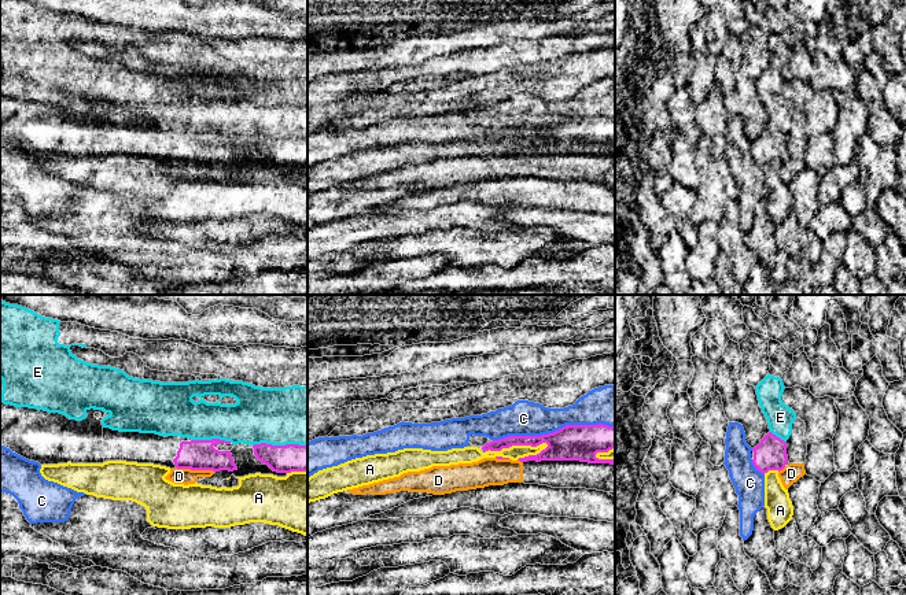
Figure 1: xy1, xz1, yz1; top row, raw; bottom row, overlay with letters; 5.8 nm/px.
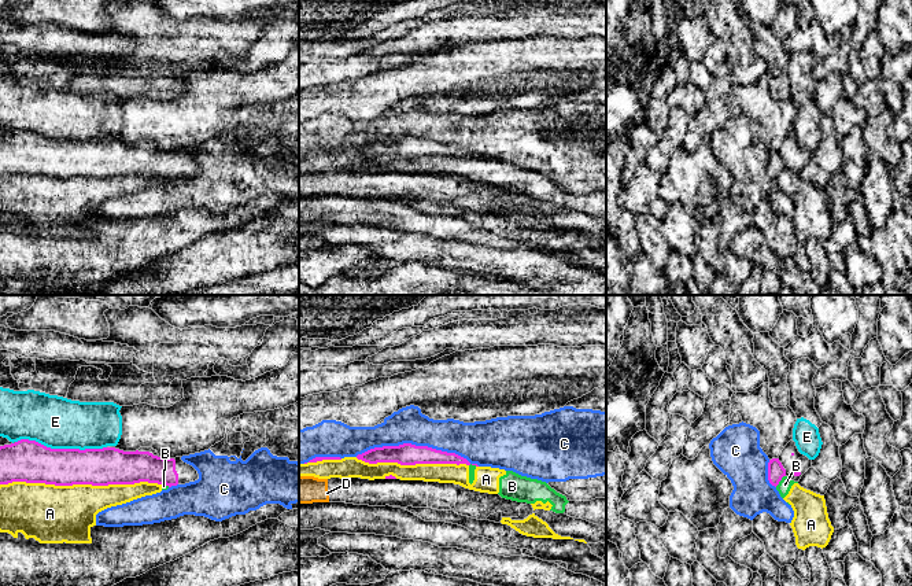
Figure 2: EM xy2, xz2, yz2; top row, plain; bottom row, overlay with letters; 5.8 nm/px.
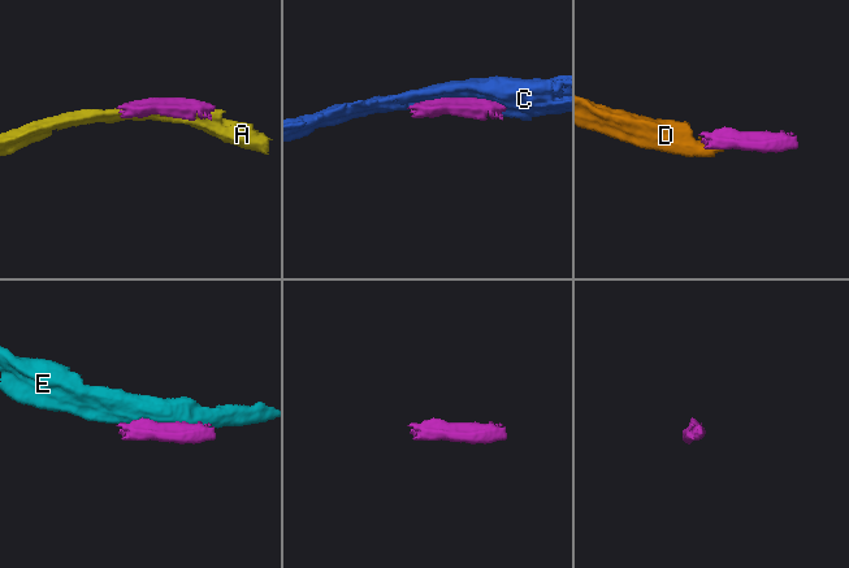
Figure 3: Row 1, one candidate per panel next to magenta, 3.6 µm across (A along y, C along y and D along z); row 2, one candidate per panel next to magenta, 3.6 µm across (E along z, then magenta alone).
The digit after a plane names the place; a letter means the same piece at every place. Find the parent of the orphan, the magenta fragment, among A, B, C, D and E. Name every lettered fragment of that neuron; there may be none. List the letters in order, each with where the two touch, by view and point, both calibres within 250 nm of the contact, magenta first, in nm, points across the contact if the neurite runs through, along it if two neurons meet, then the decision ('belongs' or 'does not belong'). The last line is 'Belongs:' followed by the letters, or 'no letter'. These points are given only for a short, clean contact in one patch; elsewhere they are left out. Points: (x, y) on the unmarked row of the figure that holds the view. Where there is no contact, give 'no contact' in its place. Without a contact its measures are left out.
A: contact xy2 (80, 176); calibres 220 and 340 nm; does not belong
B: contact yz2 (781, 172); calibres 100 and 80 nm; border yz2 (785, 168), (775, 179); does not belong
C: contact xz2 (417, 139); calibres 130 and 200 nm; does not belong
D: contact xy1 (195, 162); calibres 180 and 100 nm; border xy1 (176, 159), (214, 165); does not belong
E: contact xy2 (61, 142); calibres 240 and 300 nm; does not belong
Belongs: no letter

